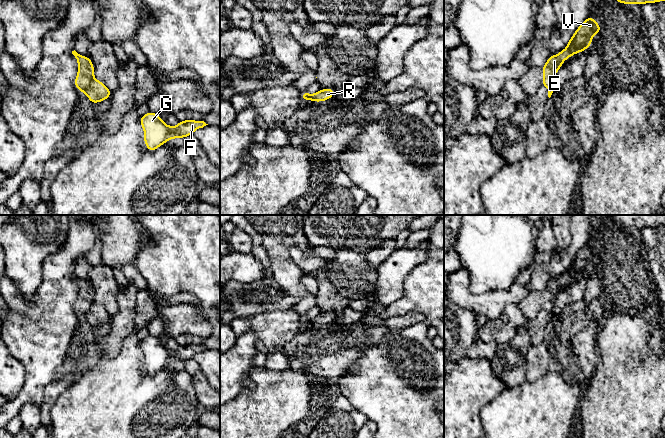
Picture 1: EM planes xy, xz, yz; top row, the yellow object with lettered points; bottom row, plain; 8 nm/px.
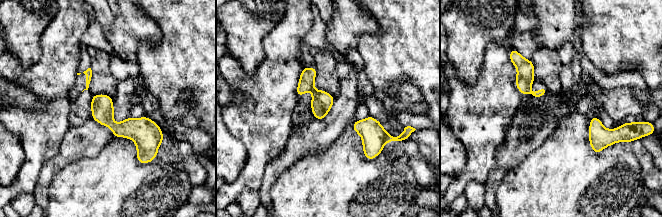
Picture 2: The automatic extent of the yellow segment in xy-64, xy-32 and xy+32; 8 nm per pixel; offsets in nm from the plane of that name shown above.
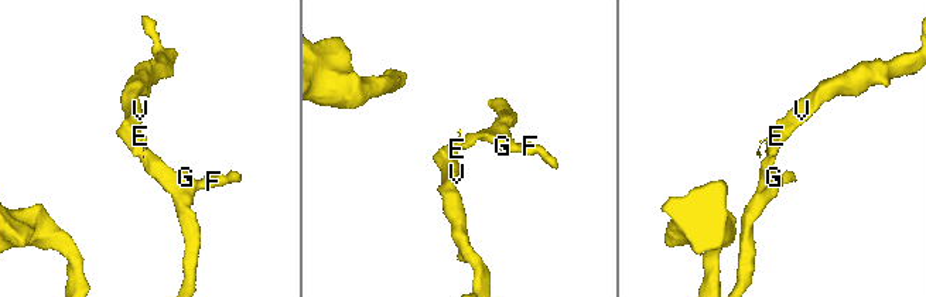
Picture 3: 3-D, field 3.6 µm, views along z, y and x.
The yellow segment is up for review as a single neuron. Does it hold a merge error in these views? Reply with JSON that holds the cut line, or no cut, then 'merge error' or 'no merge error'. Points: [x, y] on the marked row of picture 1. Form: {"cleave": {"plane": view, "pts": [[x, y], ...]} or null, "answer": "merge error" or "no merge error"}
{"cleave": null, "answer": "no merge error"}

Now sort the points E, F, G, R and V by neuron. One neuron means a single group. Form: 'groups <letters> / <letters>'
groups E F G R V

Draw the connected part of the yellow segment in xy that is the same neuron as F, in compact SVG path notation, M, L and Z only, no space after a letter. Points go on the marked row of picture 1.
M151 111L144 114L139 122L144 129L143 137L146 148L151 152L173 138L182 139L193 135L196 129L208 125L204 121L187 119L179 121L175 127L170 127L161 120L158 114Z

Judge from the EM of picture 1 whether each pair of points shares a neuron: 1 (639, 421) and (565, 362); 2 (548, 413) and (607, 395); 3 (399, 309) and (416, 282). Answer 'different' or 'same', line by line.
1: different
2: different
3: same

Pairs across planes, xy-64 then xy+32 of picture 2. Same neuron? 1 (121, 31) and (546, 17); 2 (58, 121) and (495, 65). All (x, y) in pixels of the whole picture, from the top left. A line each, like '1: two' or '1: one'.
1: one
2: one

